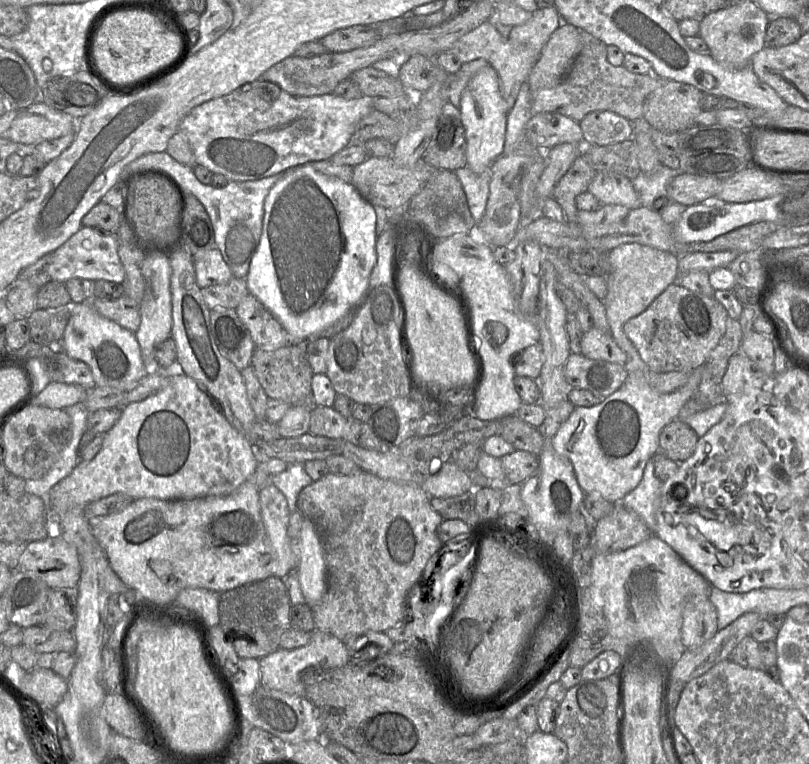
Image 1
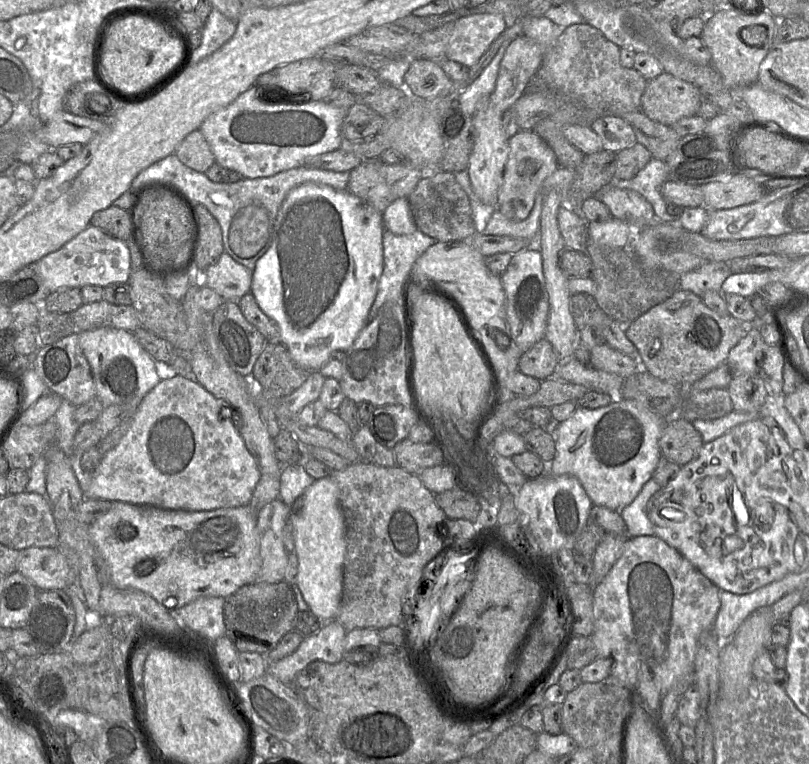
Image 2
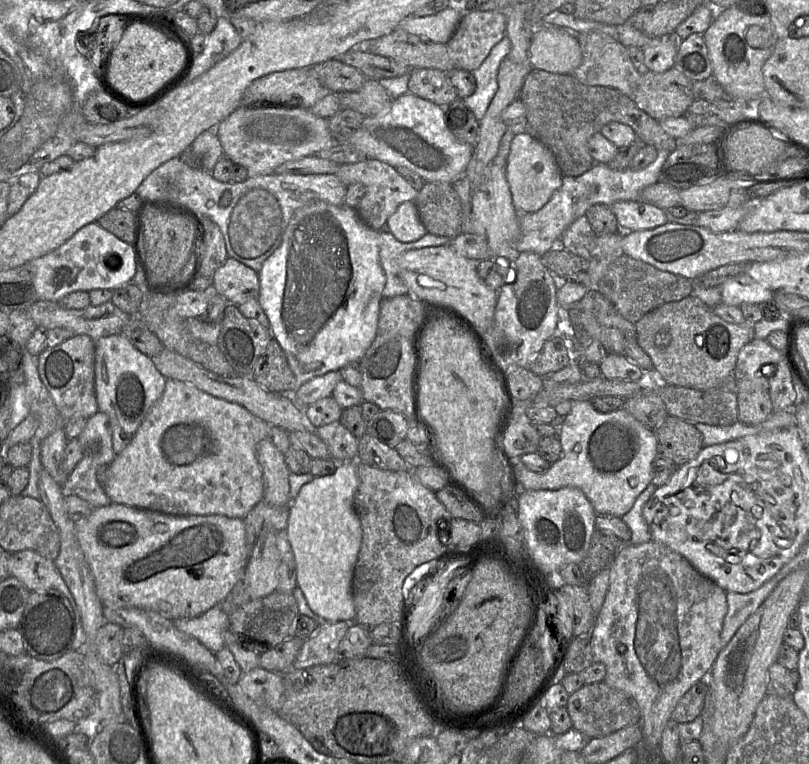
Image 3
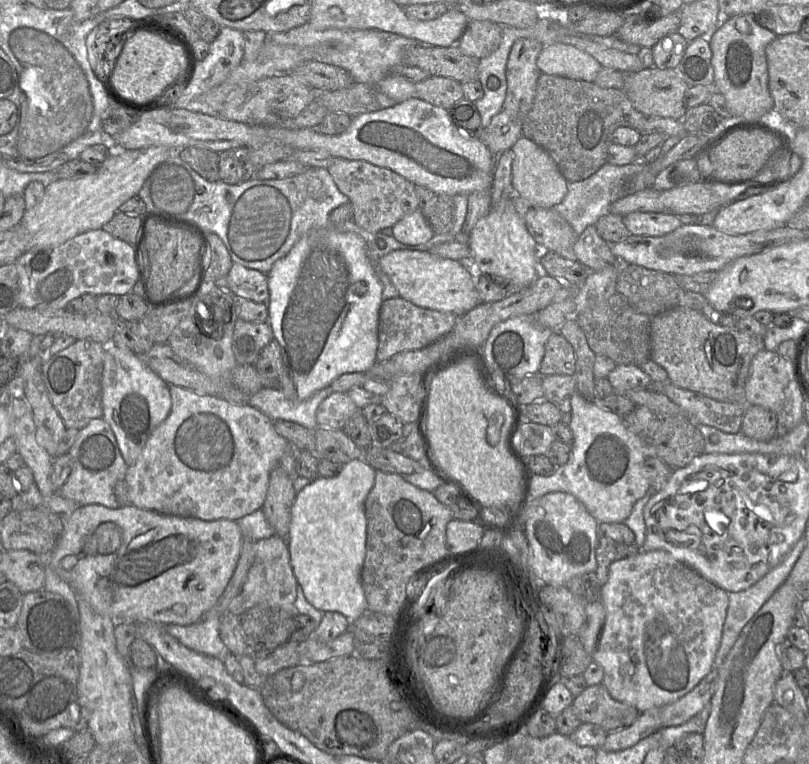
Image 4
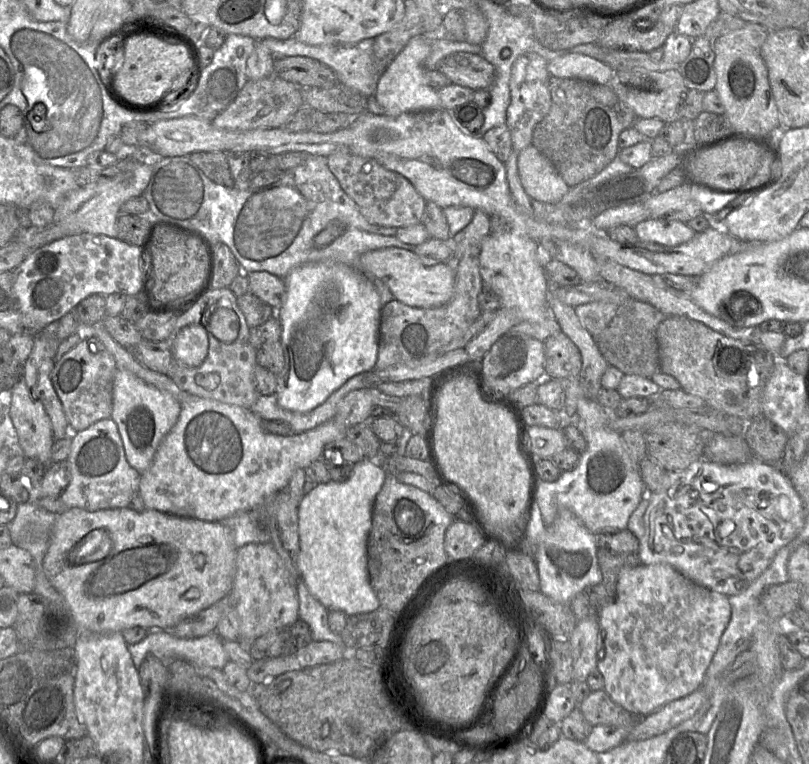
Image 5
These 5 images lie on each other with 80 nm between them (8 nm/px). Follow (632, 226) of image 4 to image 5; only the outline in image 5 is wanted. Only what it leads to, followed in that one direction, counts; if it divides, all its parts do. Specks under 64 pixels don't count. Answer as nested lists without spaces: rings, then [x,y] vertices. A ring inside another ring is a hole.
[[[649,217],[634,227],[639,240],[674,247],[690,241],[696,232],[687,223]]]

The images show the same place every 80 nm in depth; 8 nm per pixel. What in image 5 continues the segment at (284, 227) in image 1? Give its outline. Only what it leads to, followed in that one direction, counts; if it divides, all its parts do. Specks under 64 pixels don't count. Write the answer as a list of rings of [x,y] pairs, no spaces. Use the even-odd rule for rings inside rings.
[[[340,262],[303,264],[291,270],[284,282],[284,301],[275,312],[281,323],[280,341],[285,352],[285,364],[277,376],[278,404],[281,408],[305,413],[324,403],[352,377],[374,370],[379,349],[381,301],[369,276],[353,265]]]

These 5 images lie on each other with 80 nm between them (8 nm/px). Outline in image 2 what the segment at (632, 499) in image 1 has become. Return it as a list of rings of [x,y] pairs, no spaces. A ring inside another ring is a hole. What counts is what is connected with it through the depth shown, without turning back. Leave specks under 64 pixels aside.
[[[653,477],[650,478],[636,498],[619,511],[627,527],[627,537],[654,535],[654,528],[648,517],[648,502],[661,487]]]

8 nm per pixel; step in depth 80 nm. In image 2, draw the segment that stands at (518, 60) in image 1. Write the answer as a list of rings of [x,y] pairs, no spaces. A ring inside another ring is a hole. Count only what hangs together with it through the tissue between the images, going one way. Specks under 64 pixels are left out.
[[[498,13],[459,18],[453,22],[445,58],[471,68],[505,29],[504,16]]]

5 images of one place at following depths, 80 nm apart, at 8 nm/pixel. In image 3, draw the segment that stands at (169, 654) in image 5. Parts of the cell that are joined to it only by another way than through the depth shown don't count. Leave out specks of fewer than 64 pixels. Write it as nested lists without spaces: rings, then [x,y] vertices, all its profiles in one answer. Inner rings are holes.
[[[219,604],[197,617],[176,619],[173,622],[180,631],[195,638],[213,653],[224,647],[228,615]]]

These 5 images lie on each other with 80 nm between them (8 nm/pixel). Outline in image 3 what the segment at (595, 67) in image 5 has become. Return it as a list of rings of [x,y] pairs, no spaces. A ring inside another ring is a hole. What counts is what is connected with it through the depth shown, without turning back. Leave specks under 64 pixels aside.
[[[539,26],[534,30],[529,62],[532,68],[571,75],[582,62],[577,39],[559,26]]]

